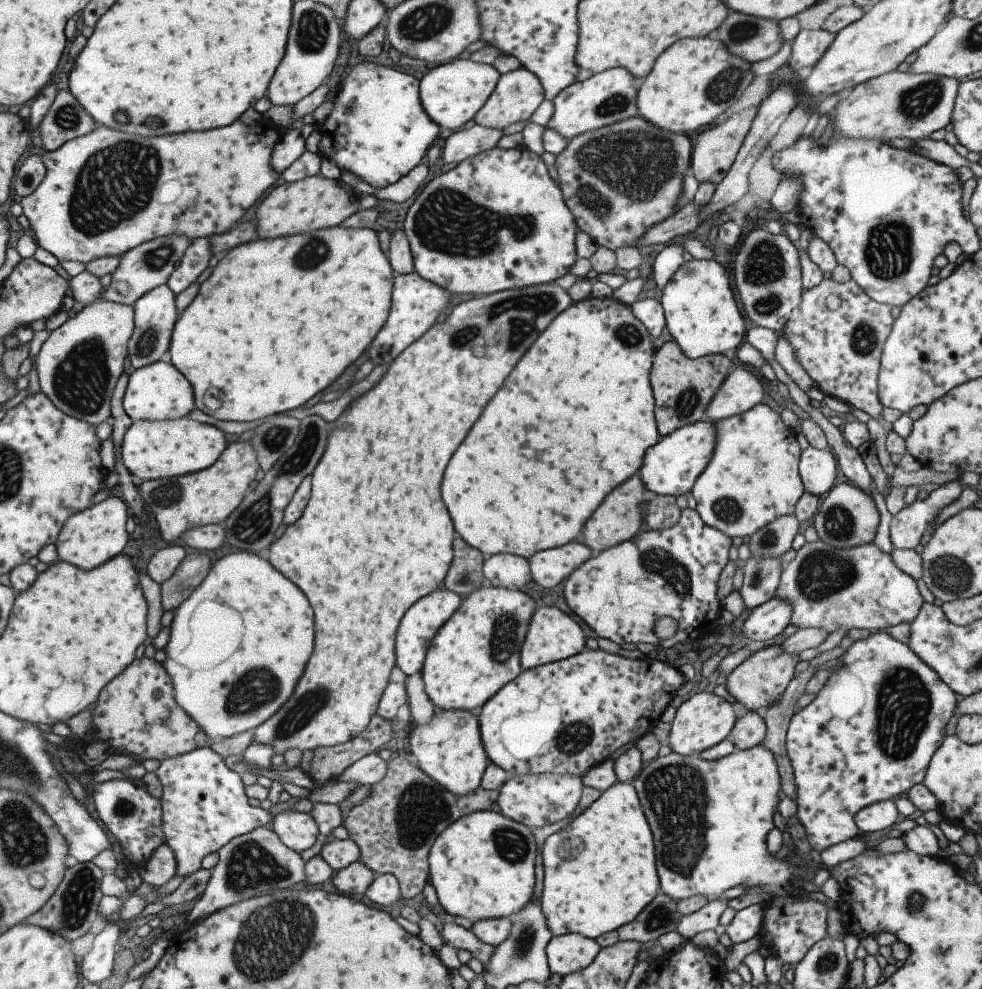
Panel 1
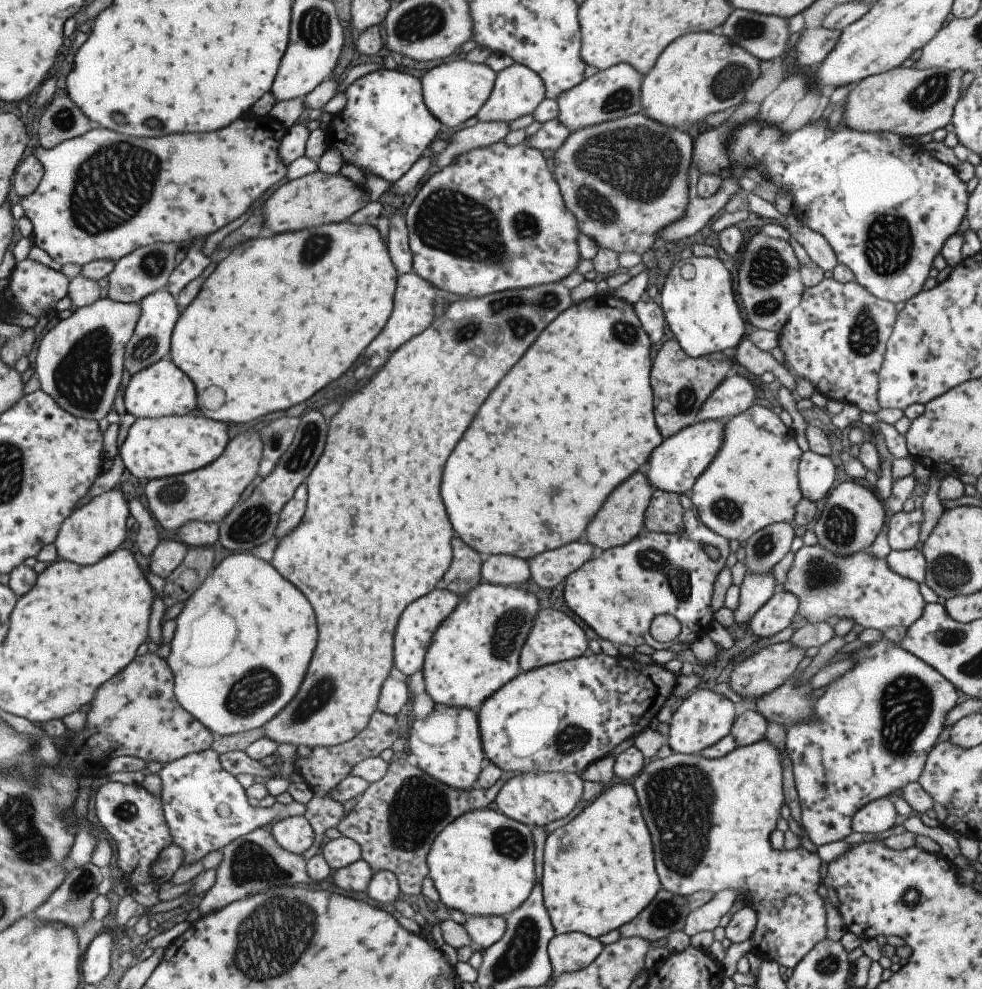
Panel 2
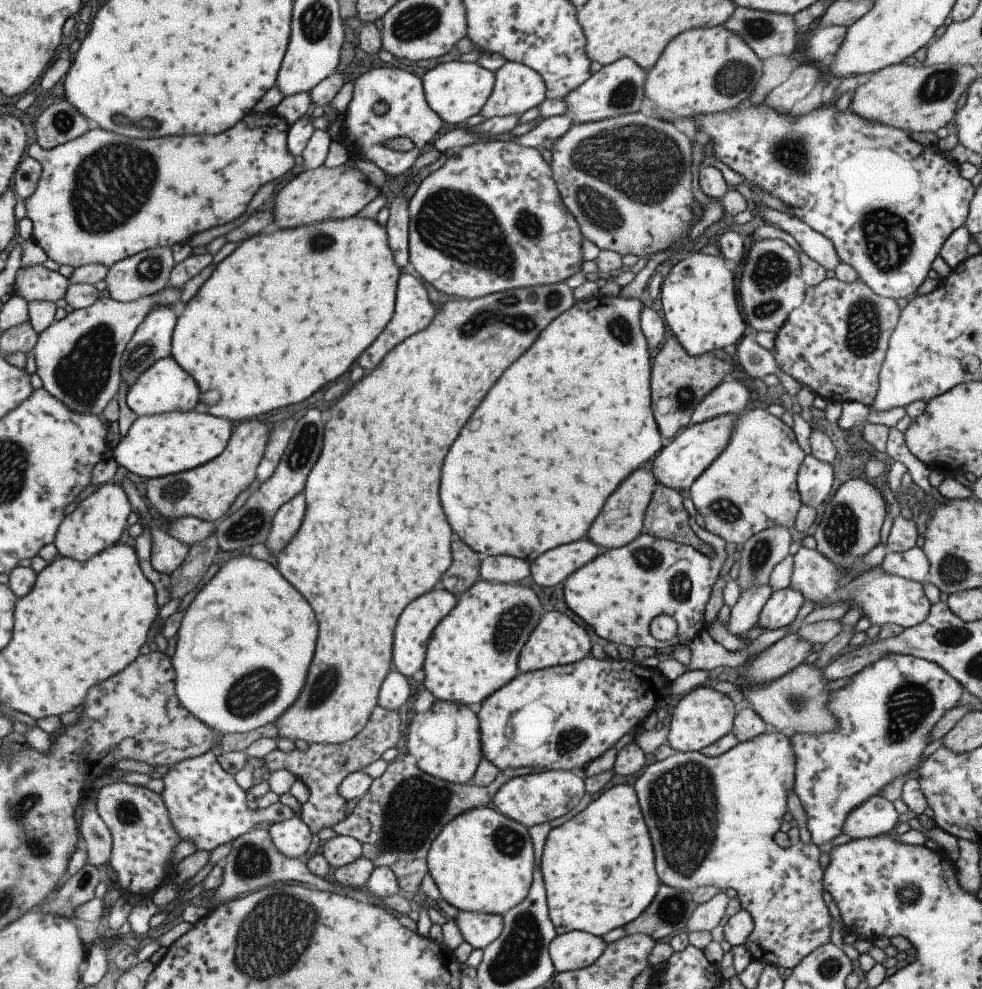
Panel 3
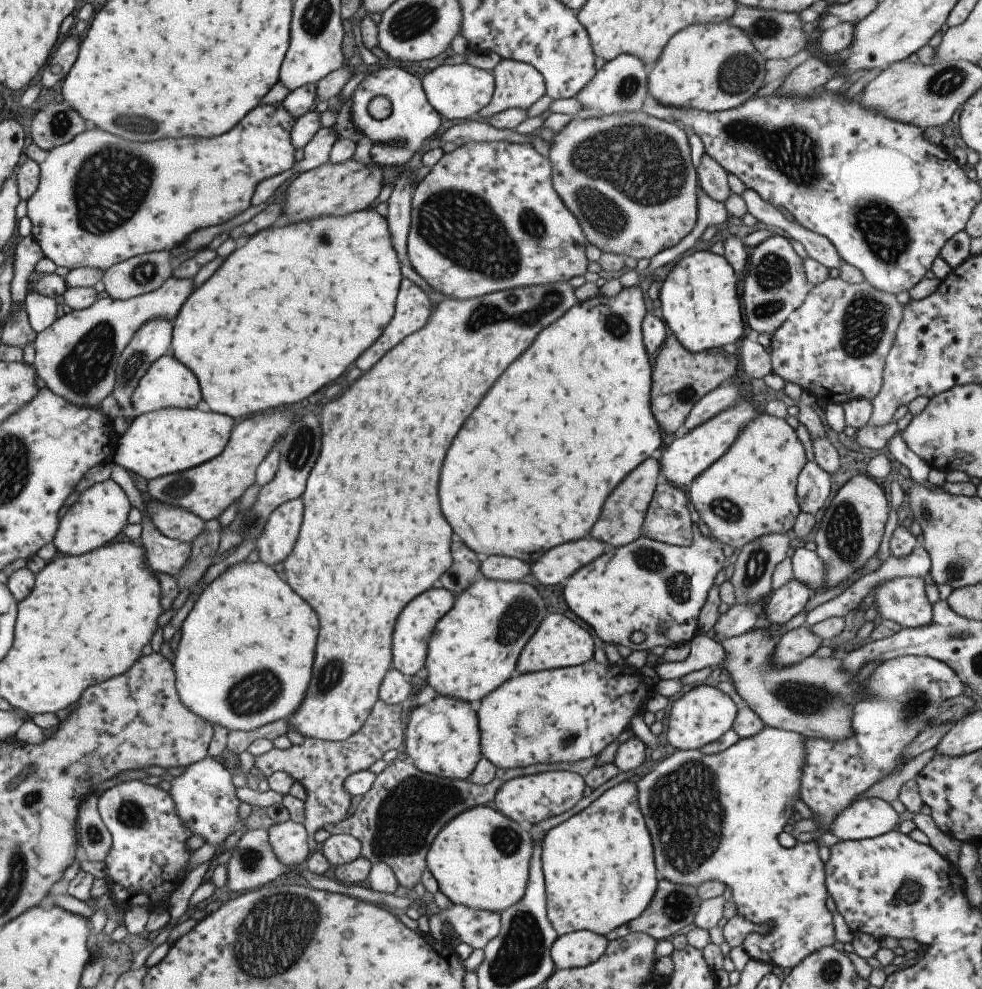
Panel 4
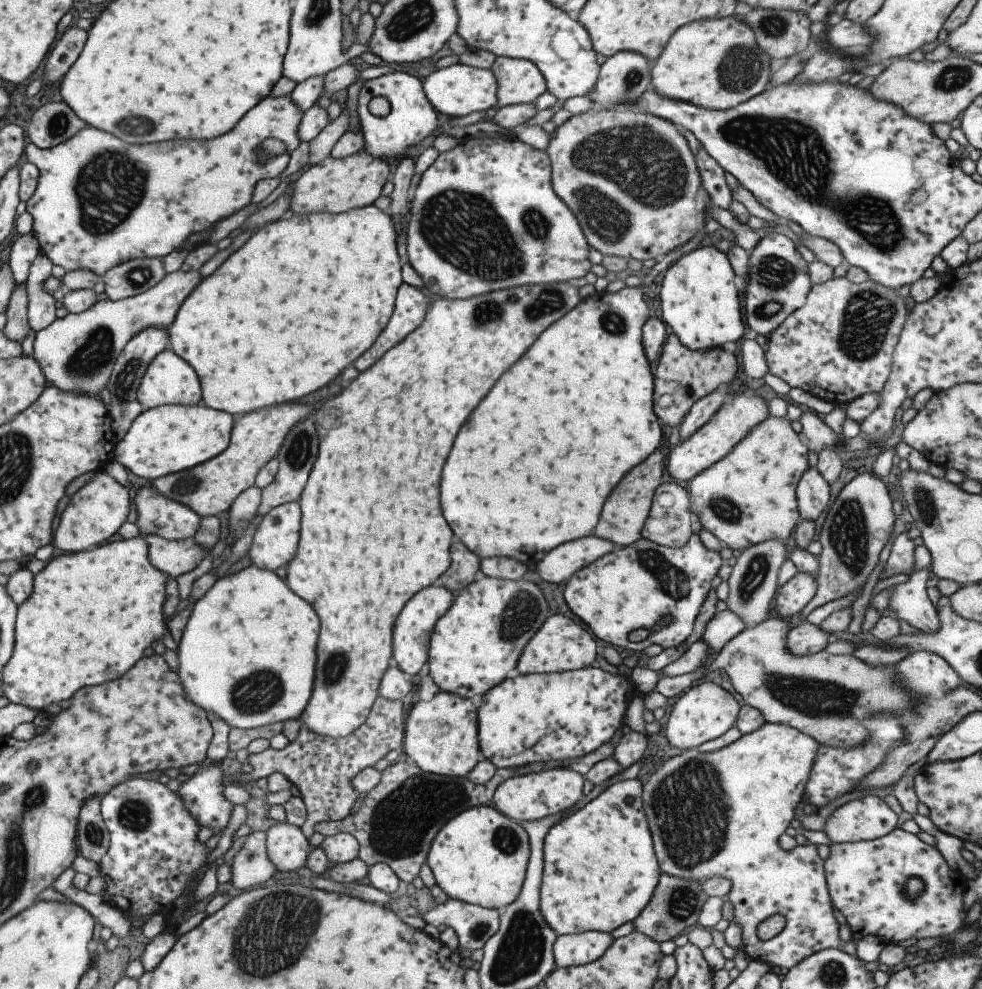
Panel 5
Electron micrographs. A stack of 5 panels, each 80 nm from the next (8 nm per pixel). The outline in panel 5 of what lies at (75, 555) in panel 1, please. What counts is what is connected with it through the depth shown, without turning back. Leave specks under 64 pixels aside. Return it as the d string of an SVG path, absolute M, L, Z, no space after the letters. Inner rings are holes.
M102 469L69 497L69 502L59 516L59 523L53 536L55 546L63 552L78 553L89 550L107 540L117 532L117 529L129 514L129 498L131 490L111 478Z

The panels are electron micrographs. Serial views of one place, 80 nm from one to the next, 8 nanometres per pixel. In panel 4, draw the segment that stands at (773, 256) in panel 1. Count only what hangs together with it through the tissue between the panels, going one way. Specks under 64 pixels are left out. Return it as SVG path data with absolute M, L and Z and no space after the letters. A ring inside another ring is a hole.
M769 235L748 255L746 274L741 289L743 316L749 328L761 334L771 334L798 306L811 290L804 273L803 260L797 256L783 236Z

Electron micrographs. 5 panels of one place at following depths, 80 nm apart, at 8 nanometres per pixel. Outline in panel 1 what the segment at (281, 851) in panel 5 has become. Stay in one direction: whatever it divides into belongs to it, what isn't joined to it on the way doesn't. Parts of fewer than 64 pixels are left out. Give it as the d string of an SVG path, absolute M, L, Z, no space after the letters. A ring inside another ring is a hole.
M292 810L277 814L268 826L277 834L283 846L297 853L311 848L319 832L316 821L309 814Z

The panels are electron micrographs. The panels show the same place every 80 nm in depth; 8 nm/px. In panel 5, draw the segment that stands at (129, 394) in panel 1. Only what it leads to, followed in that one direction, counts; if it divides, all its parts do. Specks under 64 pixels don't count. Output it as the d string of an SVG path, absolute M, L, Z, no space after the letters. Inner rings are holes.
M172 350L158 352L147 365L136 390L136 399L147 410L159 405L196 405L202 399L198 376L193 367Z

